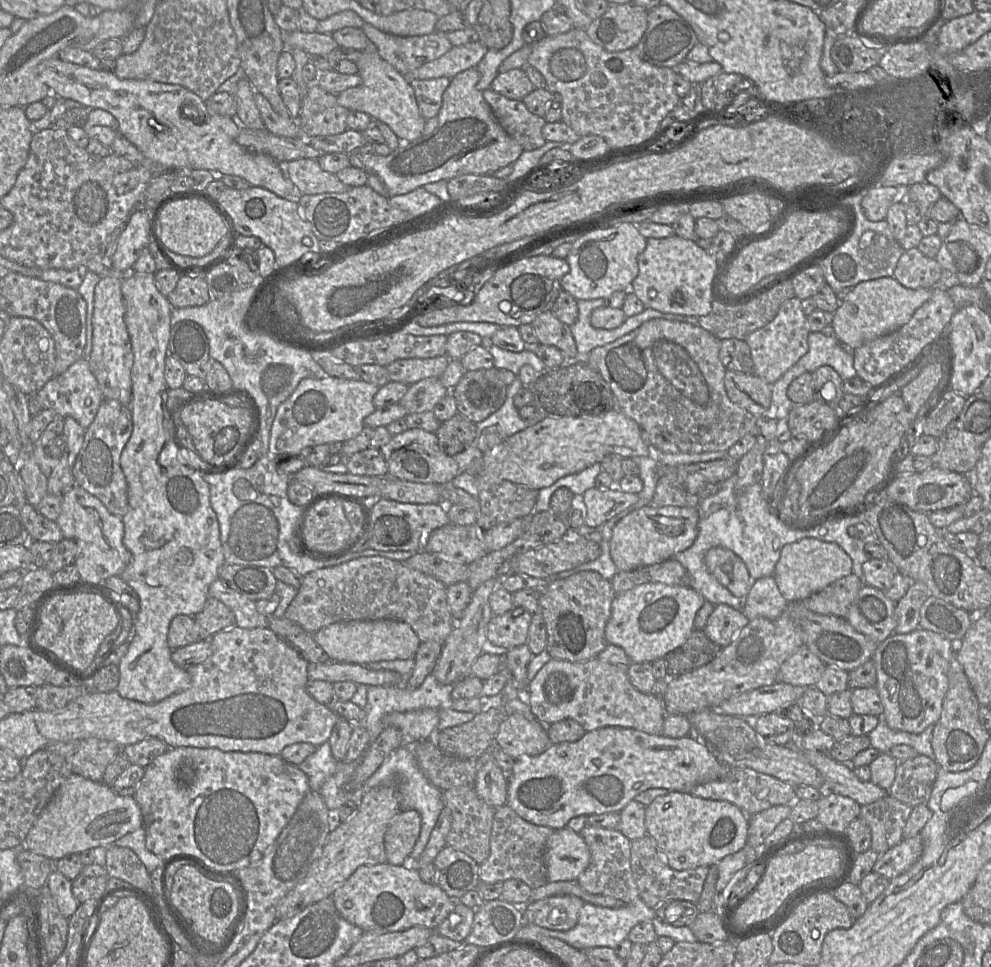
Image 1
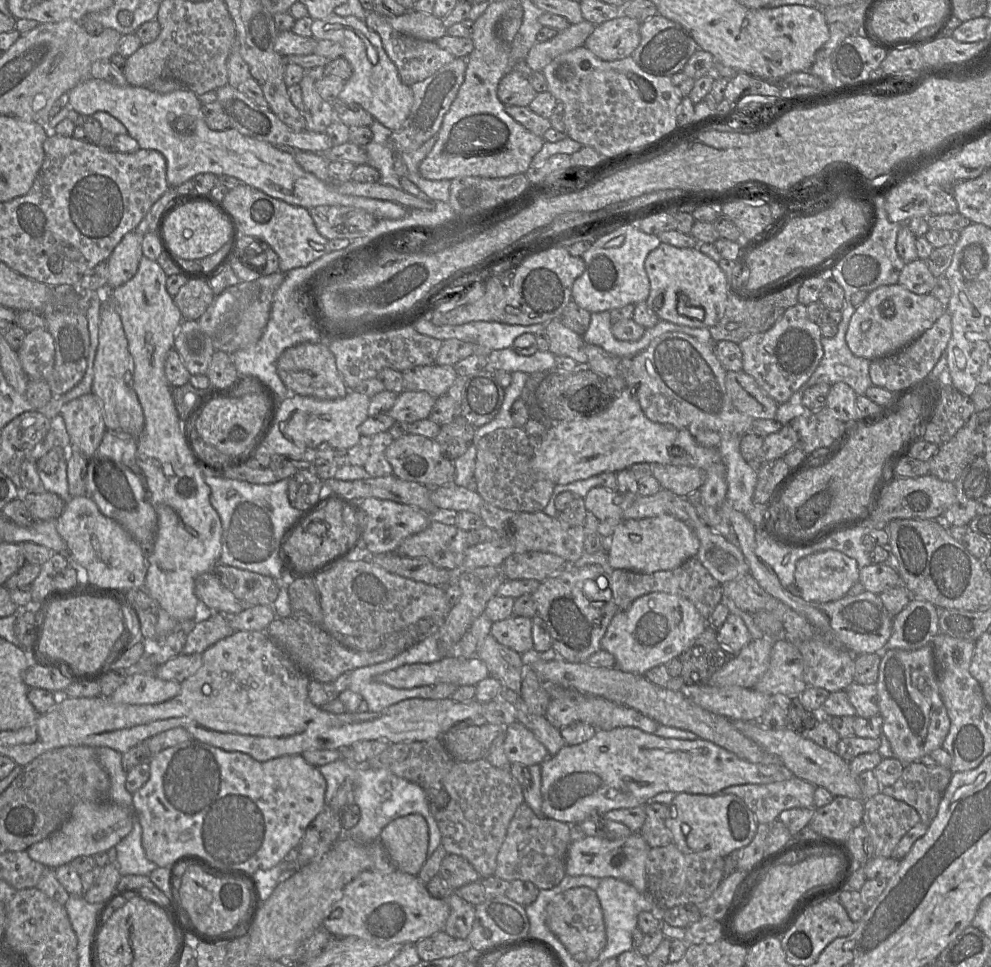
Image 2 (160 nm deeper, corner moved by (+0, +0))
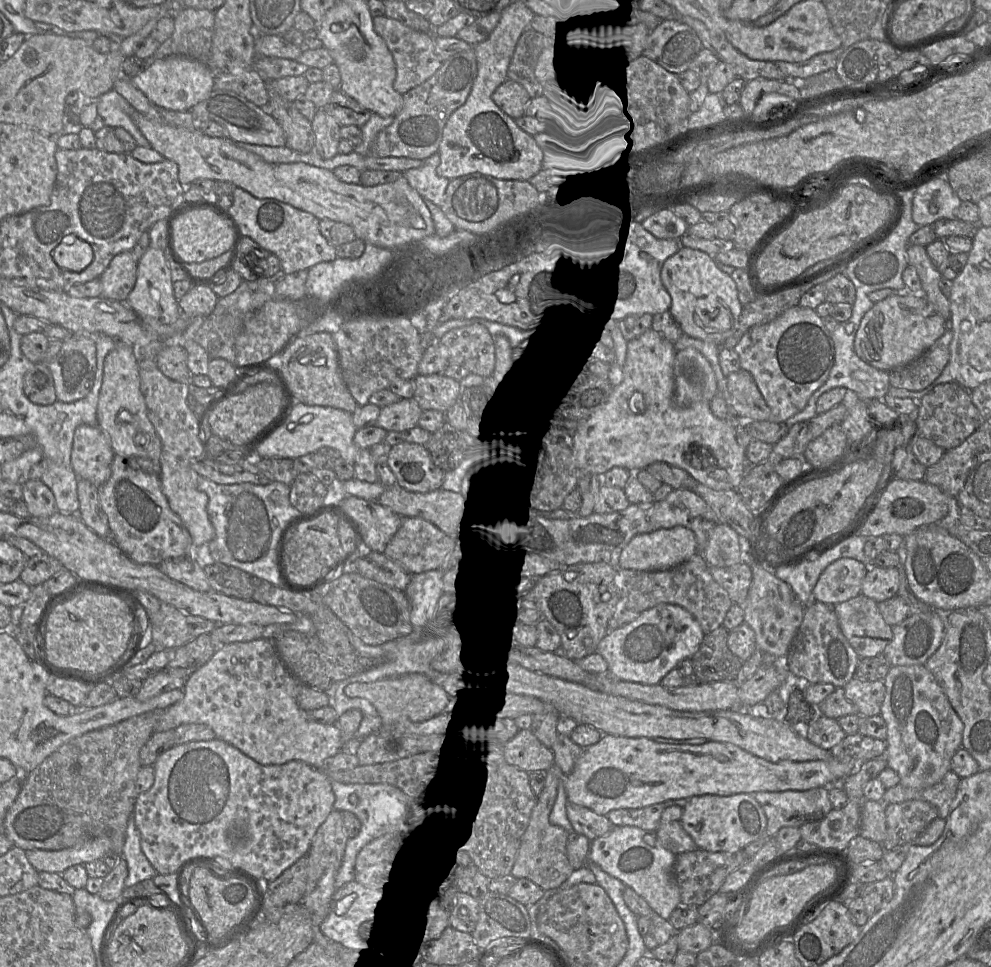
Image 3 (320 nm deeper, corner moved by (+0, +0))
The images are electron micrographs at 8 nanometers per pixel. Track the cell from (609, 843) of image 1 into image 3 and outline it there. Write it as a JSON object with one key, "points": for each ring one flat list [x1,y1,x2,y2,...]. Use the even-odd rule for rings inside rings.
{"points":[[570,802,566,804,566,814,572,830,590,841,610,833,615,828,606,815,598,815,588,808]]}

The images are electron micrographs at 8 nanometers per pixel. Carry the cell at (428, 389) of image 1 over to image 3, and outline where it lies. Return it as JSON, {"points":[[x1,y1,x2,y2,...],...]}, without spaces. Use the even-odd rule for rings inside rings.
{"points":[[401,398,399,402,383,407,377,426,389,431,407,431,418,425,423,410,414,398]]}

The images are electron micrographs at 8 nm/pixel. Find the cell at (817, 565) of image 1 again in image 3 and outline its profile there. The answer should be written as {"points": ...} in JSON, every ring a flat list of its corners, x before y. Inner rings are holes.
{"points":[[840,558,820,574,812,591,812,599,835,605,861,594,868,566,852,558]]}

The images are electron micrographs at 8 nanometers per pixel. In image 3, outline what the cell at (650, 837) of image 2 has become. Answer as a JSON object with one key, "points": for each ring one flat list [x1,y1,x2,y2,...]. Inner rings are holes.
{"points":[[679,806,666,808,661,814,658,829,655,832,660,844,675,855,698,849,681,825,682,812,683,808]]}

